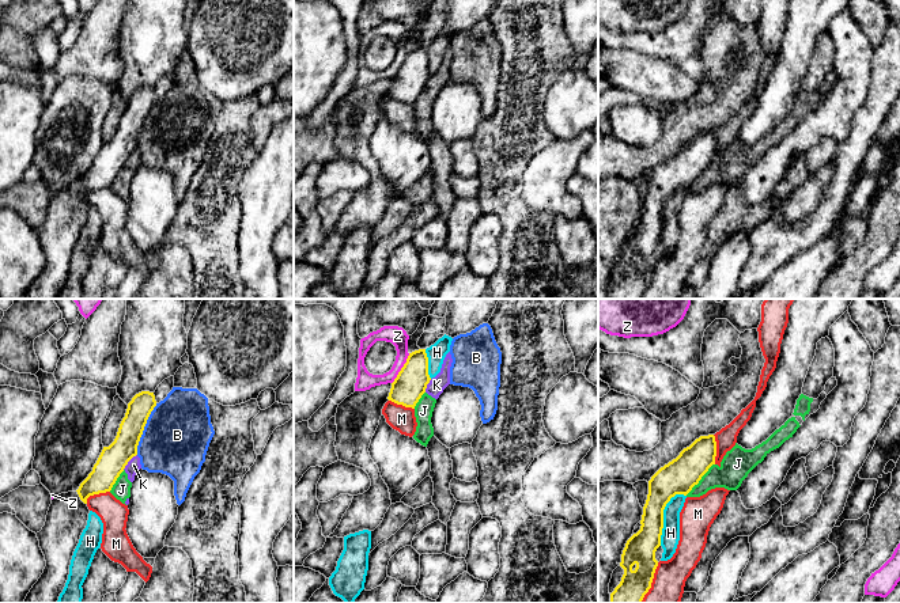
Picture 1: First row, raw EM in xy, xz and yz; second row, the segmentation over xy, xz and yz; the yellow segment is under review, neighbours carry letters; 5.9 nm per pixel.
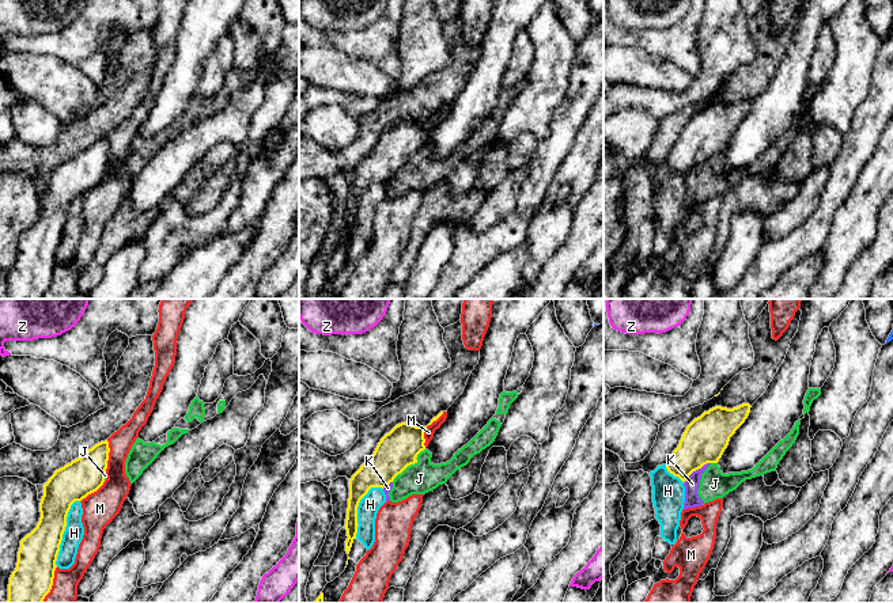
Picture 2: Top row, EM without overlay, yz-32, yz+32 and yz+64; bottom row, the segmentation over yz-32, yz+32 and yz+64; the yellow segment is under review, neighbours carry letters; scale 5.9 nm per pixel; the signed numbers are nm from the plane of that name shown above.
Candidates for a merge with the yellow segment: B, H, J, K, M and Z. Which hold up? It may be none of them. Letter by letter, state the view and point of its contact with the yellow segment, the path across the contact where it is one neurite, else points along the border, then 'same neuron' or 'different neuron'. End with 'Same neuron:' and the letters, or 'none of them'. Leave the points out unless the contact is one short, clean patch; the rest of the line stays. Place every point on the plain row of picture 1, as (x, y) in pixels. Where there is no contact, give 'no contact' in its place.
B: contact xy (143, 125); different neuron
H: contact yz (662, 212); different neuron
J: contact yz (700, 174); border yz (714, 159), (685, 190); different neuron
K: contact xy (128, 156); border xy (136, 150), (123, 165); different neuron
M: contact yz (715, 145); different neuron
Z: contact xz (401, 64); different neuron
Same neuron: none of them

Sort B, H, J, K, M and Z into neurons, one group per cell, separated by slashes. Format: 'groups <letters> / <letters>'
groups B / H / J K / M / Z

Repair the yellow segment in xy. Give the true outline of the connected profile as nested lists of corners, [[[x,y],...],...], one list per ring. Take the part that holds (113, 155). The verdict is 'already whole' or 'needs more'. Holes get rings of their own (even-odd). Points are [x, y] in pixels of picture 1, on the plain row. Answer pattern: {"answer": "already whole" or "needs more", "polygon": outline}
{"answer": "already whole", "polygon": [[[150,87],[136,90],[128,99],[114,137],[103,143],[92,167],[76,186],[84,200],[90,191],[110,187],[128,158],[137,151],[140,133],[155,102],[155,91]]]}

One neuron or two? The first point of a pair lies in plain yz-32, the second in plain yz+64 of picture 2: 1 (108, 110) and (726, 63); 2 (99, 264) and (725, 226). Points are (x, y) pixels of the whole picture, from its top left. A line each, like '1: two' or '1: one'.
1: two
2: one

